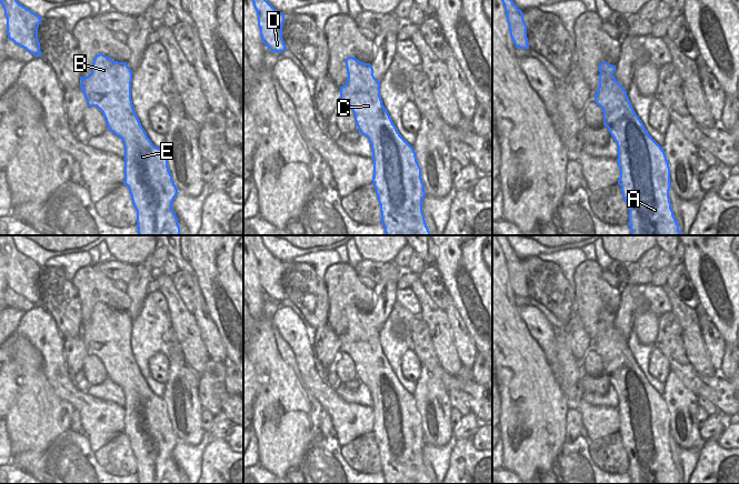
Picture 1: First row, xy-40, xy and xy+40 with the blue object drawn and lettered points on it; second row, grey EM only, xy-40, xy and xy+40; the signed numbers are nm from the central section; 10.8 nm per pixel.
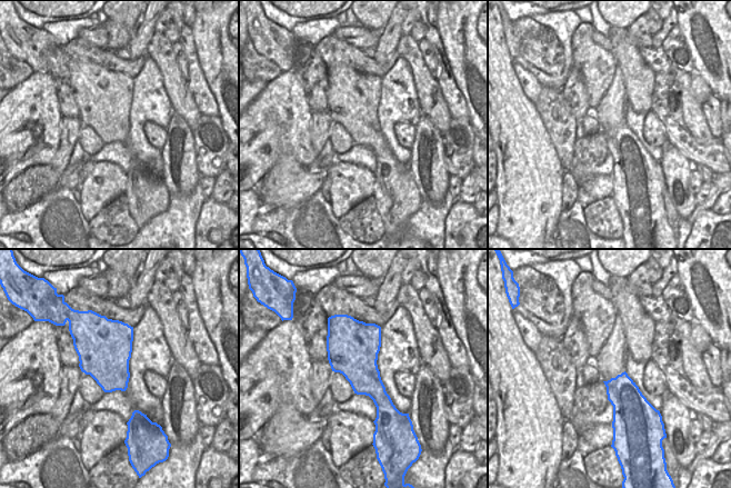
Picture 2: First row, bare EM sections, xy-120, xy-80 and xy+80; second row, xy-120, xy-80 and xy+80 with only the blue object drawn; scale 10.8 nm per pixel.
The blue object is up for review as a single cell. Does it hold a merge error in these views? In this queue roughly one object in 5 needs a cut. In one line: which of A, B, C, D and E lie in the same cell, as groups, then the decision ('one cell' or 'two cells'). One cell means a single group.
A B C D E; one cell

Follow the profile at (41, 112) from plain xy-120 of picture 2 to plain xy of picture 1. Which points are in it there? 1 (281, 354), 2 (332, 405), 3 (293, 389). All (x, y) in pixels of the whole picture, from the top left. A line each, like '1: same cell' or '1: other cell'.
1: other cell
2: same cell
3: other cell

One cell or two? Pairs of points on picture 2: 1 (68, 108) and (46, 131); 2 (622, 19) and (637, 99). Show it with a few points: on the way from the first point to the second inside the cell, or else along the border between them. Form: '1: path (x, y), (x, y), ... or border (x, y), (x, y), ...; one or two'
1: border (56, 89), (58, 106), (62, 117); two
2: border (644, 13), (627, 29); two

